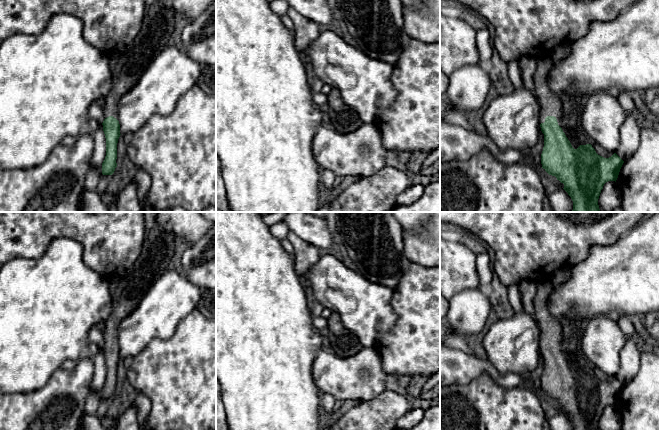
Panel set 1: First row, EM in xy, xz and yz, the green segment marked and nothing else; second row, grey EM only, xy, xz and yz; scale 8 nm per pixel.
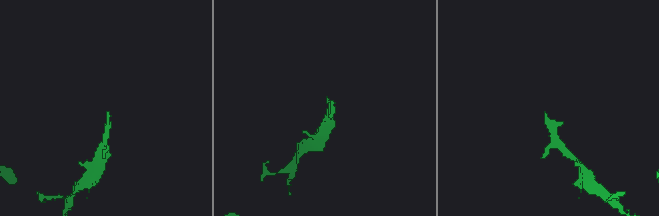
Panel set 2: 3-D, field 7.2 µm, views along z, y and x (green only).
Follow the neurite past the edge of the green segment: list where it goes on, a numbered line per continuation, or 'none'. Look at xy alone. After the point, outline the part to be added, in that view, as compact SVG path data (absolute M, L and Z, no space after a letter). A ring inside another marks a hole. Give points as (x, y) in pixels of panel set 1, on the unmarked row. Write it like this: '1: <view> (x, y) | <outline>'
1: xy (158, 249) | M144 212L144 216L145 234L140 256L123 276L117 281L109 282L109 289L112 296L112 311L102 324L105 342L113 340L118 344L118 328L121 321L136 309L149 288L169 269L170 261L175 254L176 238L172 234L166 233L158 228L155 221L155 212Z

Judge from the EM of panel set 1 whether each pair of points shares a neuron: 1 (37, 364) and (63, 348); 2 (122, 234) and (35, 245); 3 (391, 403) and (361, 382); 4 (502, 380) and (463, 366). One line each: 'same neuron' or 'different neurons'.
1: same neuron
2: same neuron
3: different neurons
4: same neuron

